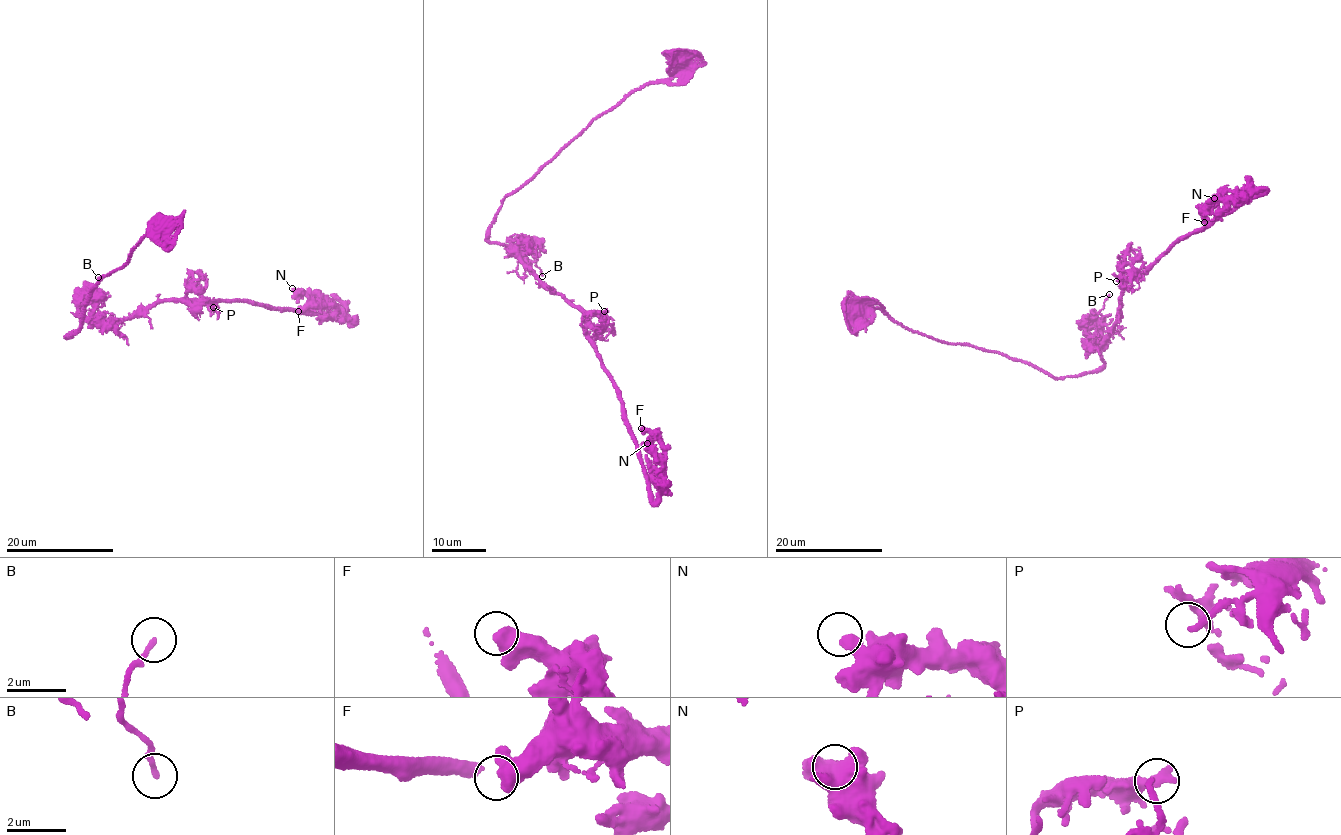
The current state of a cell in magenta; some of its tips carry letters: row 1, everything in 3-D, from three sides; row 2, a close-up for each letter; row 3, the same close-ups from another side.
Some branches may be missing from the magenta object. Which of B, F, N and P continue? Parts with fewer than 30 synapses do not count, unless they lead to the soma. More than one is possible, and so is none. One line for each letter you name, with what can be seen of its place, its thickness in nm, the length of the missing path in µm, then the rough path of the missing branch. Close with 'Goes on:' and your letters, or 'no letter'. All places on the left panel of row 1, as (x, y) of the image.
Goes on: no letter

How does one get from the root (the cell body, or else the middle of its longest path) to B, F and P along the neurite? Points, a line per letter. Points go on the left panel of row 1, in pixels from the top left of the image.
B: (163, 226), (146, 233), (123, 265), (93, 287), (69, 338), (81, 324), (83, 296), (98, 277)
F: (163, 226), (93, 287), (69, 338), (85, 321), (113, 324), (164, 301), (343, 315), (327, 303), (298, 311)
P: (163, 226), (96, 282), (67, 336), (163, 300), (213, 307)

